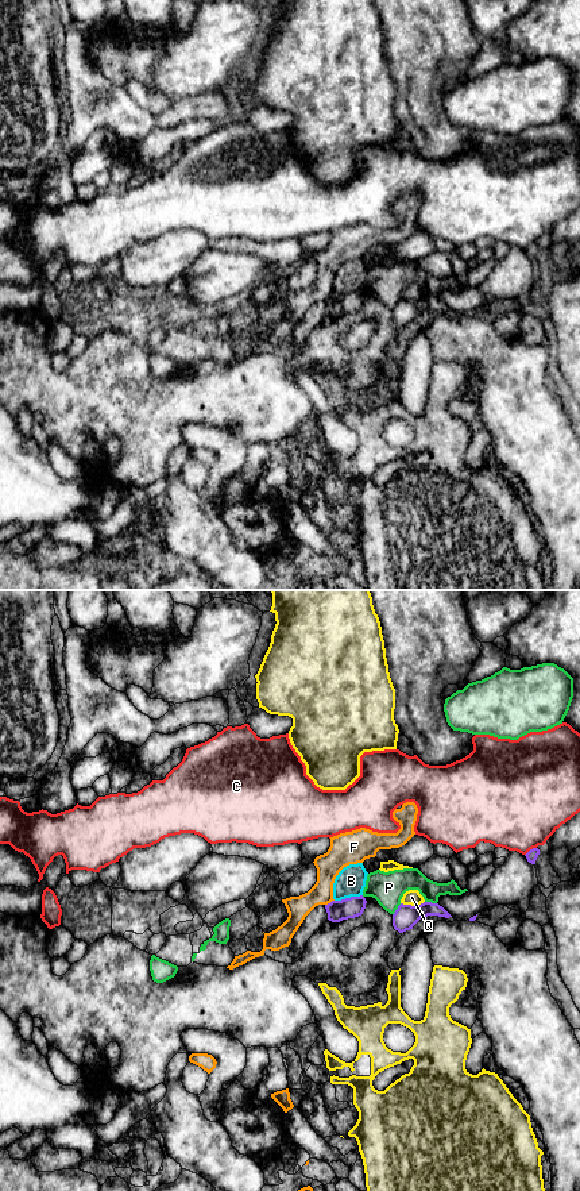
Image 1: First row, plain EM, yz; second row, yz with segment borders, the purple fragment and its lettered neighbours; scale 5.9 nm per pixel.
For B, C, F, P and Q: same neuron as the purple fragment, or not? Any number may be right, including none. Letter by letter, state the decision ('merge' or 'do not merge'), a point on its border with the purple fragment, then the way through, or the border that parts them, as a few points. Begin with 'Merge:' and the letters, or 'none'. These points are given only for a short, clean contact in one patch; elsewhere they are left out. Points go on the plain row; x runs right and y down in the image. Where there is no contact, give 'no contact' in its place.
Merge: none
B: do not merge | yz (348, 293) | along yz (362, 289), (335, 296)
C: do not merge | yz (530, 245)
F: do not merge | yz (331, 297) | along yz (333, 295), (325, 300)
P: do not merge | yz (430, 297)
Q: do not merge | yz (410, 300)

